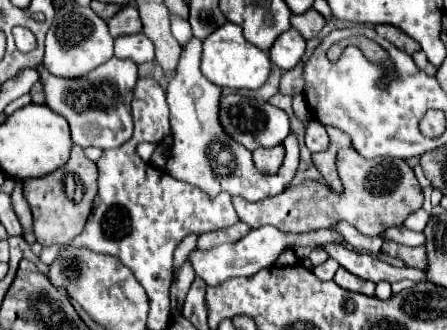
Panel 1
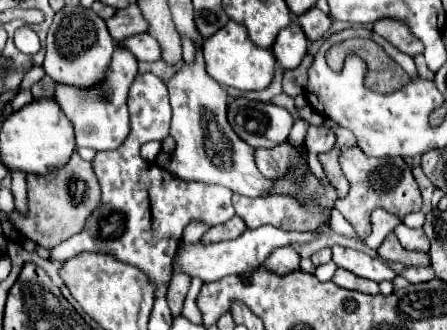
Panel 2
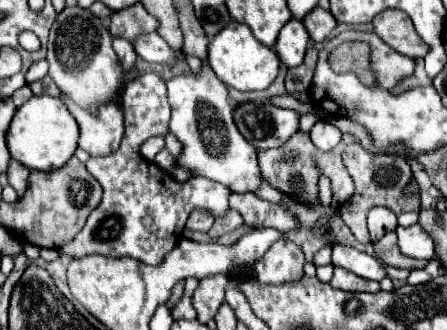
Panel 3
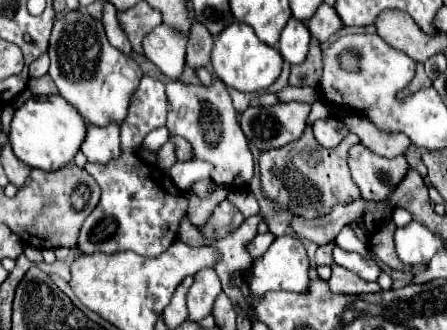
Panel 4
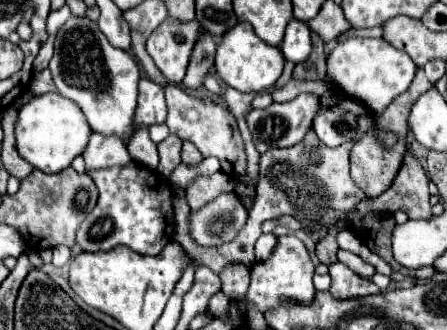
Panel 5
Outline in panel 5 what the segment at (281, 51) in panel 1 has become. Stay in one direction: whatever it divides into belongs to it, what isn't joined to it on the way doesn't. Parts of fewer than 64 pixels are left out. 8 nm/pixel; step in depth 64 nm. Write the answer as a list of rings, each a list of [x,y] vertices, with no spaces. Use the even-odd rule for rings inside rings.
[[[296,18],[290,20],[286,34],[284,34],[284,40],[280,44],[280,50],[286,56],[286,60],[290,60],[290,62],[296,62],[296,64],[304,62],[312,52],[312,40],[310,40],[308,24],[300,22]]]

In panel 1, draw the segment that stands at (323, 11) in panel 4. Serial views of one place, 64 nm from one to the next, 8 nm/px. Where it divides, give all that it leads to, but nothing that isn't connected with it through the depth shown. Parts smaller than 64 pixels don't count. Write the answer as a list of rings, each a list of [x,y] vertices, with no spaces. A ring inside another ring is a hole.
[[[310,8],[310,10],[304,12],[304,14],[292,16],[292,26],[296,26],[298,32],[300,32],[306,40],[318,36],[318,32],[324,28],[324,24],[326,24],[326,18],[324,18],[320,12],[316,12],[314,8]]]

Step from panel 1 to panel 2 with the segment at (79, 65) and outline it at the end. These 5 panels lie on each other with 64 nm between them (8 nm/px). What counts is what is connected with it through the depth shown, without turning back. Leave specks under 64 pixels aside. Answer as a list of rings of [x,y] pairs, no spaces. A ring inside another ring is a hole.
[[[64,6],[60,12],[56,12],[54,22],[48,30],[44,70],[58,84],[92,88],[104,80],[112,60],[112,52],[114,40],[108,34],[106,22],[98,14],[82,6]]]

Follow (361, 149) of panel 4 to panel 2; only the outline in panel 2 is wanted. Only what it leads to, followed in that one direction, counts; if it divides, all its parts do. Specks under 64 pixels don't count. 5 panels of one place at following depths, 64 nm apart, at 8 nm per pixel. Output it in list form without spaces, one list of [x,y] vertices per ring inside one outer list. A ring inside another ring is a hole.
[[[350,146],[342,150],[340,166],[350,182],[350,192],[346,198],[336,200],[334,206],[352,224],[352,228],[360,238],[366,238],[370,234],[370,212],[378,206],[386,208],[398,218],[404,218],[406,214],[420,210],[422,196],[418,184],[412,176],[410,166],[402,158],[372,158],[366,156],[358,146]]]

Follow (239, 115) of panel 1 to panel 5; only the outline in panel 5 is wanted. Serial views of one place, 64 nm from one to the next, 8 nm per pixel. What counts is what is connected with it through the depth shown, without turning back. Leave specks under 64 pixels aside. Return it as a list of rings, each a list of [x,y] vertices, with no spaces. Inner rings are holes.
[[[300,94],[292,102],[270,104],[264,110],[250,110],[246,122],[248,122],[248,128],[252,132],[256,150],[262,154],[274,146],[286,146],[288,148],[288,146],[298,144],[306,136],[306,132],[312,128],[312,120],[318,114],[318,108],[320,108],[320,98],[316,94]]]

